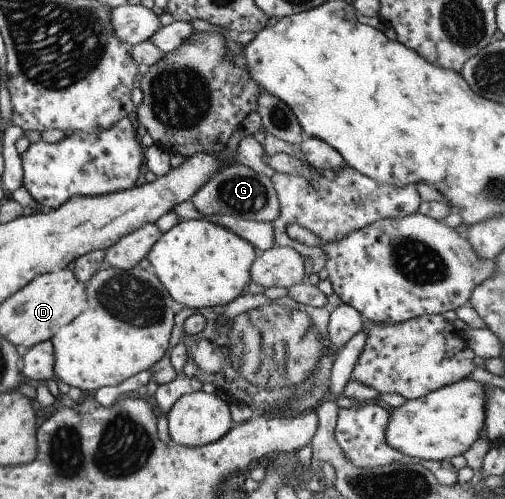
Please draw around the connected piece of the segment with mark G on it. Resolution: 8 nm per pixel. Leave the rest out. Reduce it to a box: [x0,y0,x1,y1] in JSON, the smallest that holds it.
[190,162,280,222]

